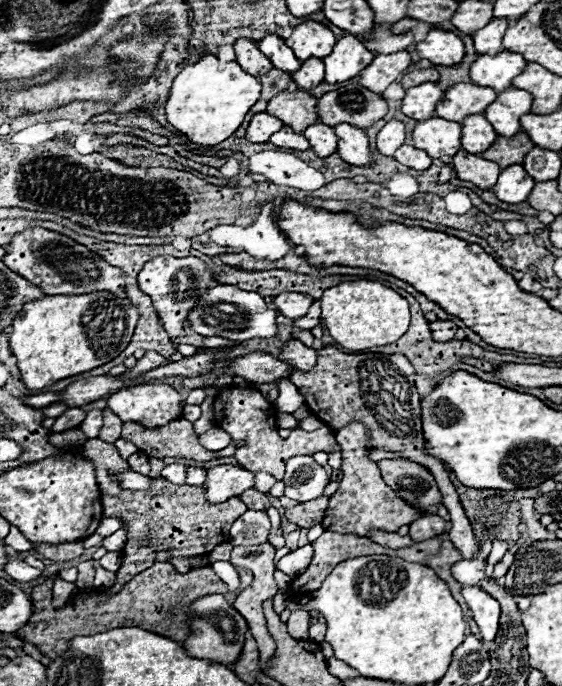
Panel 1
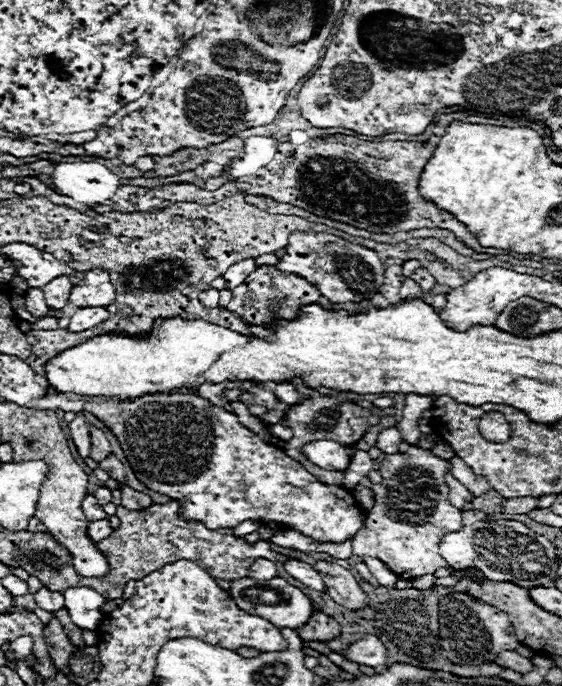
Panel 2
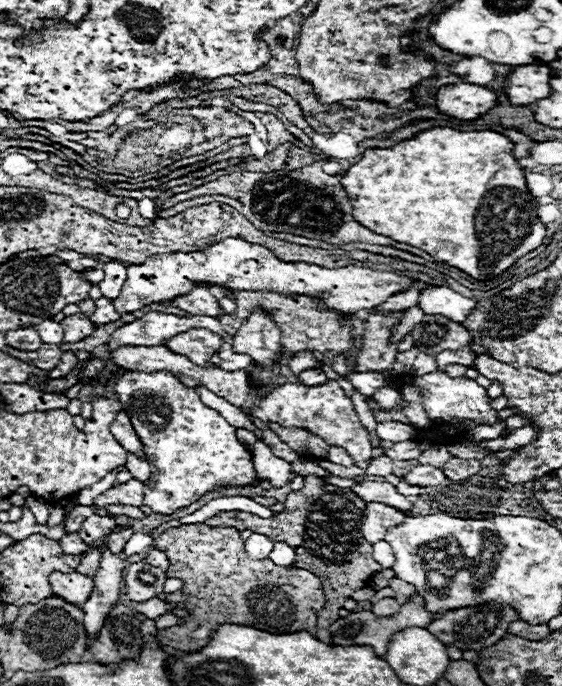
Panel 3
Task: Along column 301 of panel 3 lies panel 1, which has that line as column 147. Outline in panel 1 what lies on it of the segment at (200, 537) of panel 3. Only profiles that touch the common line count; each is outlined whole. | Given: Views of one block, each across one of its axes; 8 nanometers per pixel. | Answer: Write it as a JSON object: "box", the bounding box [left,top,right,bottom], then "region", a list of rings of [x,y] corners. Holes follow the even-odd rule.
{"box":[16,562,228,658],"region":[[[156,562],[148,570],[140,572],[136,578],[126,582],[112,596],[106,596],[106,590],[100,592],[100,600],[96,602],[96,606],[94,606],[94,594],[92,594],[92,596],[88,596],[84,600],[82,598],[72,598],[62,608],[54,608],[52,606],[52,584],[54,584],[54,580],[46,578],[42,584],[32,588],[30,596],[32,596],[32,602],[34,602],[34,614],[32,614],[30,622],[16,632],[20,638],[36,644],[40,648],[40,652],[44,656],[50,656],[50,658],[58,658],[60,654],[64,654],[70,648],[70,640],[76,638],[76,636],[94,636],[98,632],[106,632],[106,630],[112,630],[112,628],[134,628],[136,626],[136,628],[142,628],[142,630],[172,638],[176,642],[184,642],[188,638],[188,632],[190,632],[188,622],[192,622],[190,604],[196,598],[202,598],[202,596],[208,596],[208,594],[226,594],[228,592],[228,586],[214,574],[214,570],[210,566],[194,568],[194,570],[188,570],[186,574],[180,574],[180,572],[176,572],[176,568],[170,562]]]}

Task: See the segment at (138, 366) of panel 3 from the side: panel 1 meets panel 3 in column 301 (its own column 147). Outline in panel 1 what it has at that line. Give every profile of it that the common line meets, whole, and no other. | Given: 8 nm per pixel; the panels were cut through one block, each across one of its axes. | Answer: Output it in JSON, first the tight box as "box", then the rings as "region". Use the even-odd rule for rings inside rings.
{"box":[108,384,180,428],"region":[[[136,384],[110,394],[108,408],[122,422],[138,422],[146,428],[160,428],[180,418],[180,394],[168,384]]]}

